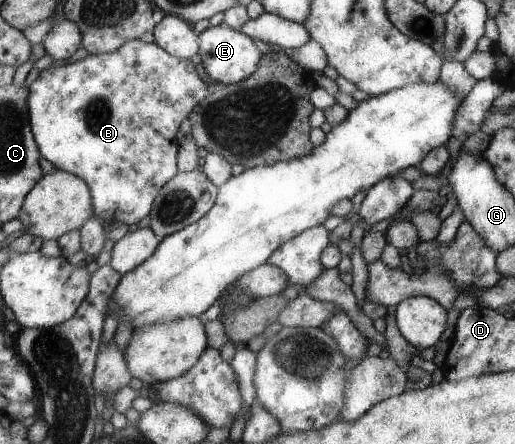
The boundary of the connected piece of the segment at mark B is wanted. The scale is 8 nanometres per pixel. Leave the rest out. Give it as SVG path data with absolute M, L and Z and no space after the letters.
M139 39L129 40L124 46L110 53L89 54L86 58L60 67L46 68L42 70L40 79L30 86L30 113L33 120L33 132L43 156L51 161L58 169L82 176L94 191L94 207L96 216L101 221L110 223L122 223L130 227L138 223L142 217L149 215L153 210L154 199L162 190L166 182L169 182L179 171L176 169L176 155L178 155L178 141L176 131L184 117L193 113L198 103L202 103L210 95L210 85L199 67L196 67L191 60L182 59L170 55L165 48L161 48L155 41L146 43Z

